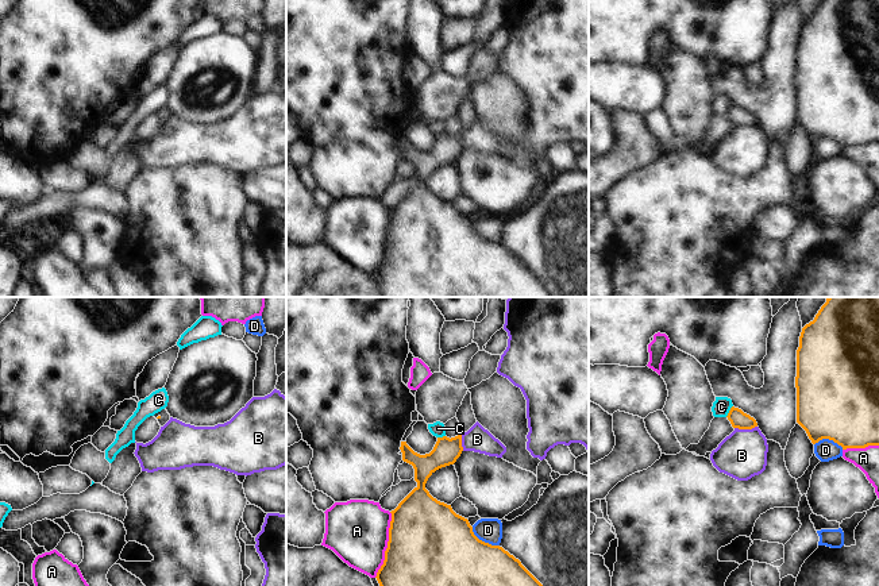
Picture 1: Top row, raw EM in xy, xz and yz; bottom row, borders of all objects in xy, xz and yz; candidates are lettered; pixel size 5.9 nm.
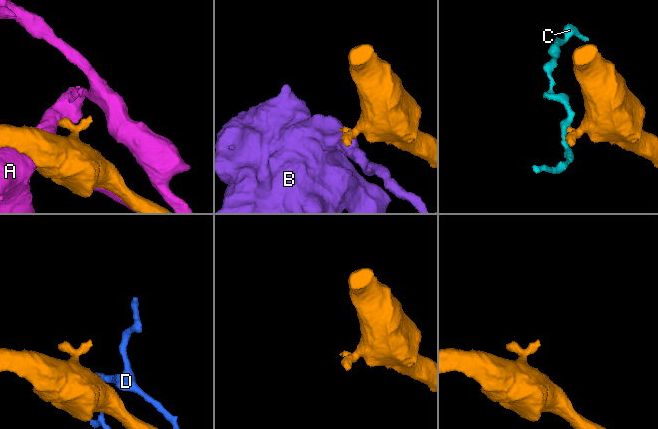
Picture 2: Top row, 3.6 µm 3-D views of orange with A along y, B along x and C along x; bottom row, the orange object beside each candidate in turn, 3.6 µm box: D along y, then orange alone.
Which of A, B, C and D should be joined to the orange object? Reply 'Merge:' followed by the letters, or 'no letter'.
Merge: no letter

